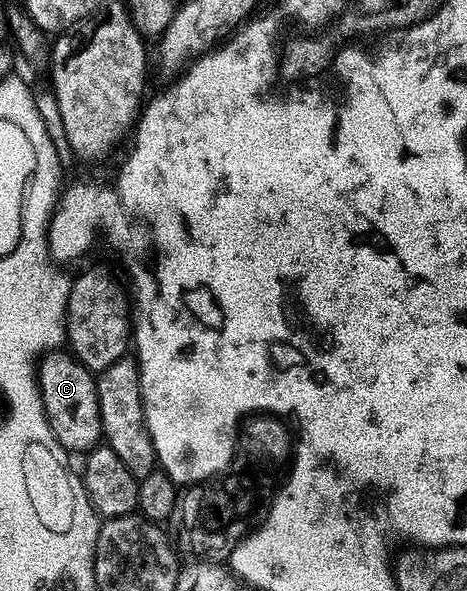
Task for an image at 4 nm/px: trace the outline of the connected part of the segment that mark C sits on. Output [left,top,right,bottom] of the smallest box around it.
[36,351,103,455]

